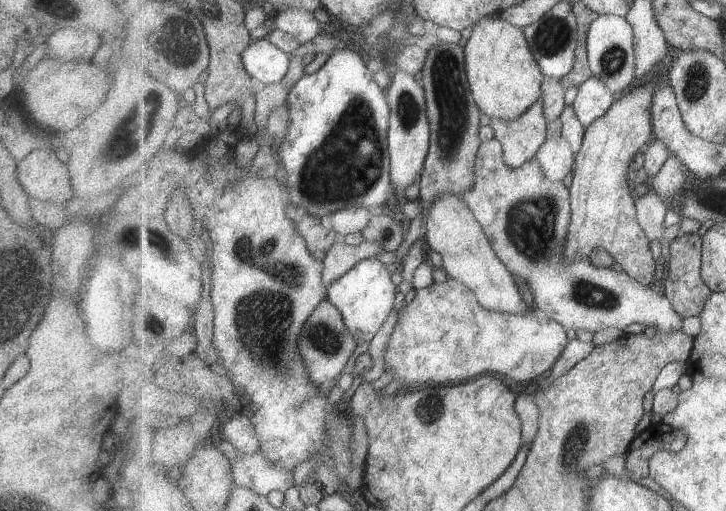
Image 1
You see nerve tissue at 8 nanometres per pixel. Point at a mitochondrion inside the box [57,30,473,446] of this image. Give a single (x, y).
(347, 164)

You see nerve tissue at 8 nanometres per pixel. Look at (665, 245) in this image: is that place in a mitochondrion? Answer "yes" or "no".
no

